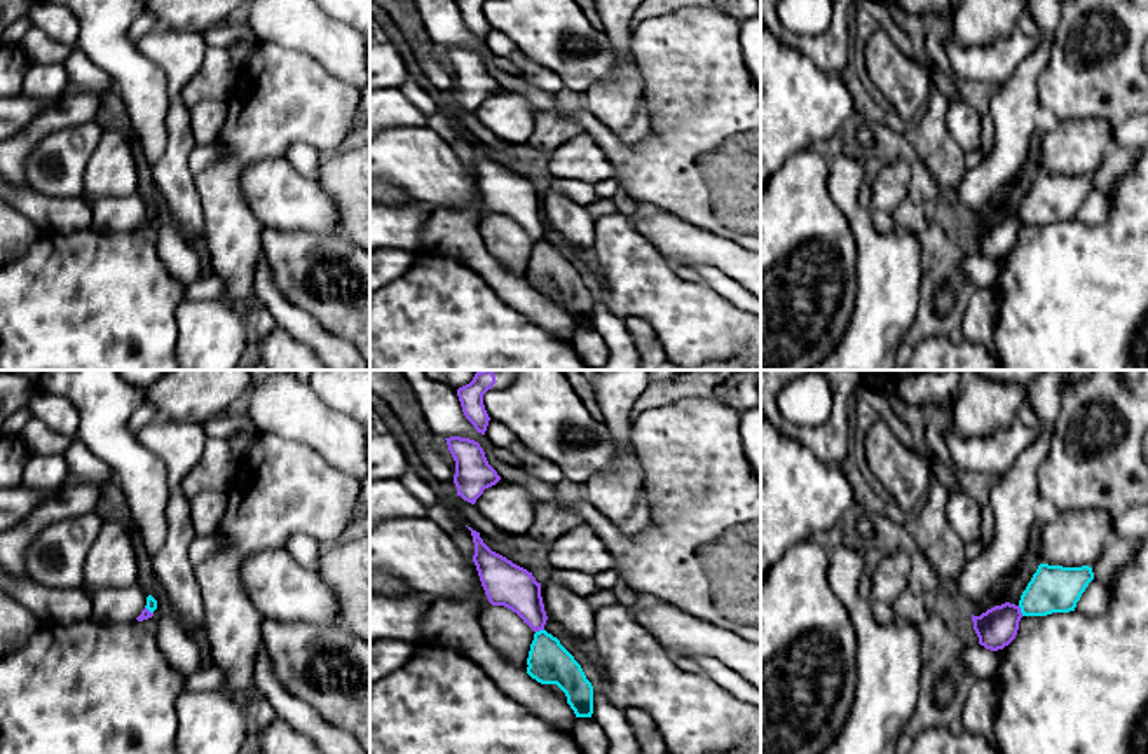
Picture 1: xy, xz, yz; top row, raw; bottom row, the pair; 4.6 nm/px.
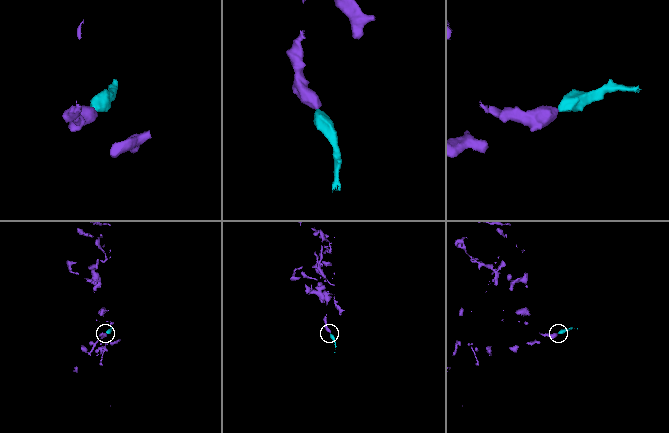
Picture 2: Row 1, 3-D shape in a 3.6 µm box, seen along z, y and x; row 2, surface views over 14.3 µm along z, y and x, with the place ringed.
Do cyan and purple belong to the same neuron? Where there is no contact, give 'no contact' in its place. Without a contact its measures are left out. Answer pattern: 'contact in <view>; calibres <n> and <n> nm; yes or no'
contact in yz; calibres 220 and 180 nm; no

